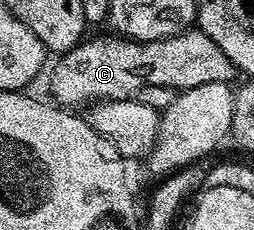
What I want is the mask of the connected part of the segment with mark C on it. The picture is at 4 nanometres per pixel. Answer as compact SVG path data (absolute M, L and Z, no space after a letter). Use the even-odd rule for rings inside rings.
M193 27L161 41L129 41L126 37L107 35L81 40L69 53L55 58L56 66L48 77L51 100L60 107L91 106L98 101L126 101L144 84L158 84L175 91L199 87L204 83L231 82L238 70L230 59L206 35Z

